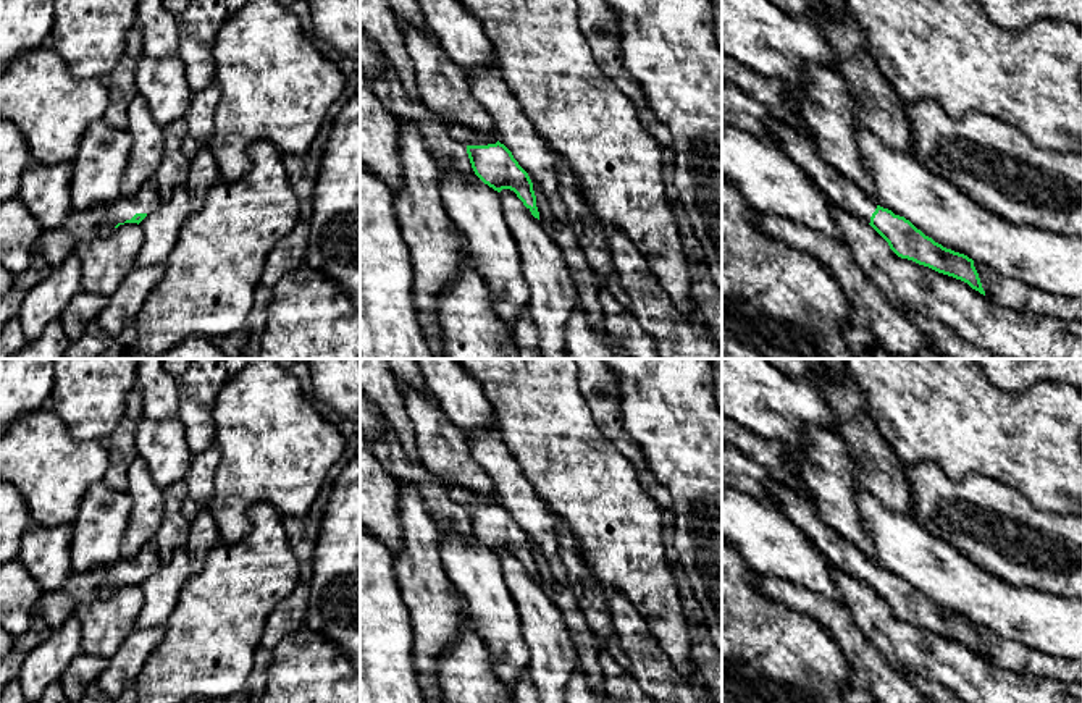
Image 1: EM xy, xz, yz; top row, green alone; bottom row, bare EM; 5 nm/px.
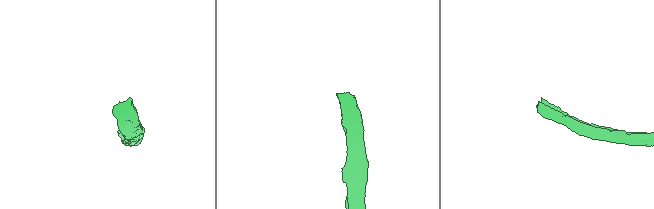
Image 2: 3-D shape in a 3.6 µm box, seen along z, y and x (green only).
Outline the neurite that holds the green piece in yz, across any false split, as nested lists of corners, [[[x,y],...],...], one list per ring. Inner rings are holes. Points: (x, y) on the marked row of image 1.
[[[774,116],[767,123],[767,129],[770,134],[767,141],[775,142],[801,170],[804,170],[833,205],[869,223],[898,257],[961,280],[985,296],[972,259],[943,247],[904,217],[877,205],[854,181],[845,178],[832,165],[822,162],[806,134]]]

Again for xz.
[[[452,124],[449,134],[467,147],[467,154],[475,175],[489,187],[501,192],[510,189],[539,220],[536,196],[528,173],[518,165],[512,152],[497,141],[497,136],[483,136],[481,133]]]

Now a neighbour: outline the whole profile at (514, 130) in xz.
[[[494,55],[493,63],[481,66],[468,81],[473,97],[494,123],[497,141],[512,152],[530,179],[541,186],[554,217],[567,223],[567,207],[559,186],[559,155],[538,134],[533,121],[510,92]]]

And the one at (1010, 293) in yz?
[[[974,262],[985,296],[1003,307],[1032,312],[1064,322],[1082,322],[1082,297],[1066,297],[1035,288],[1013,278],[1004,278],[995,270]]]

